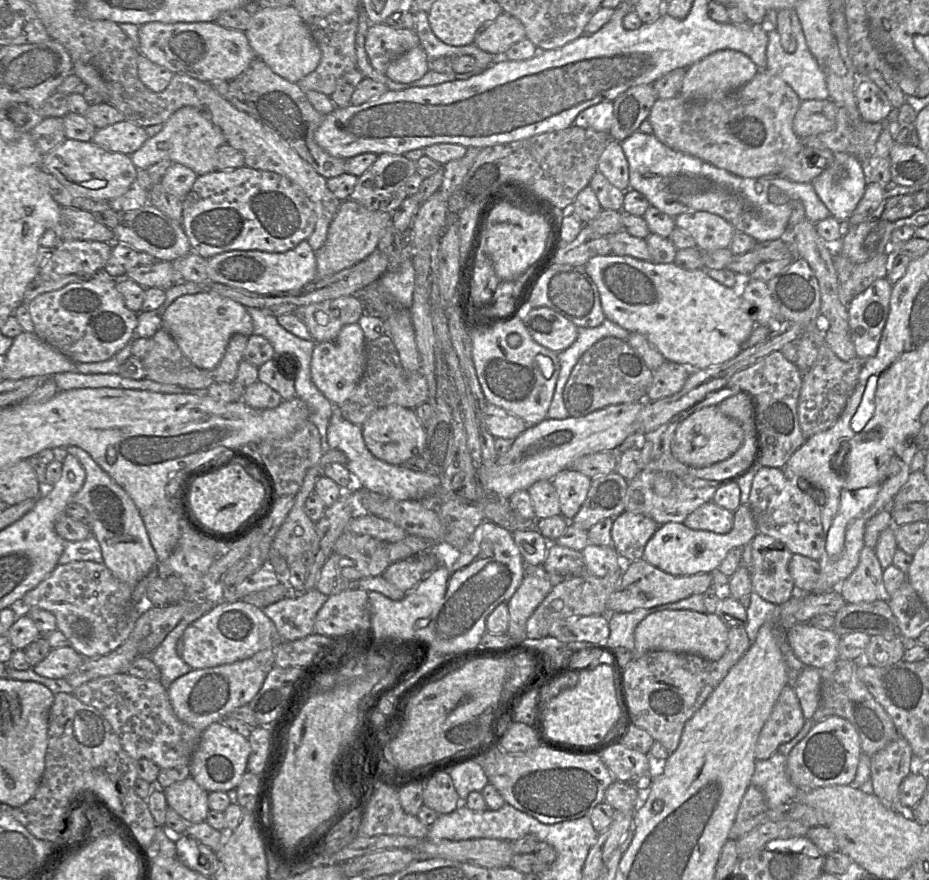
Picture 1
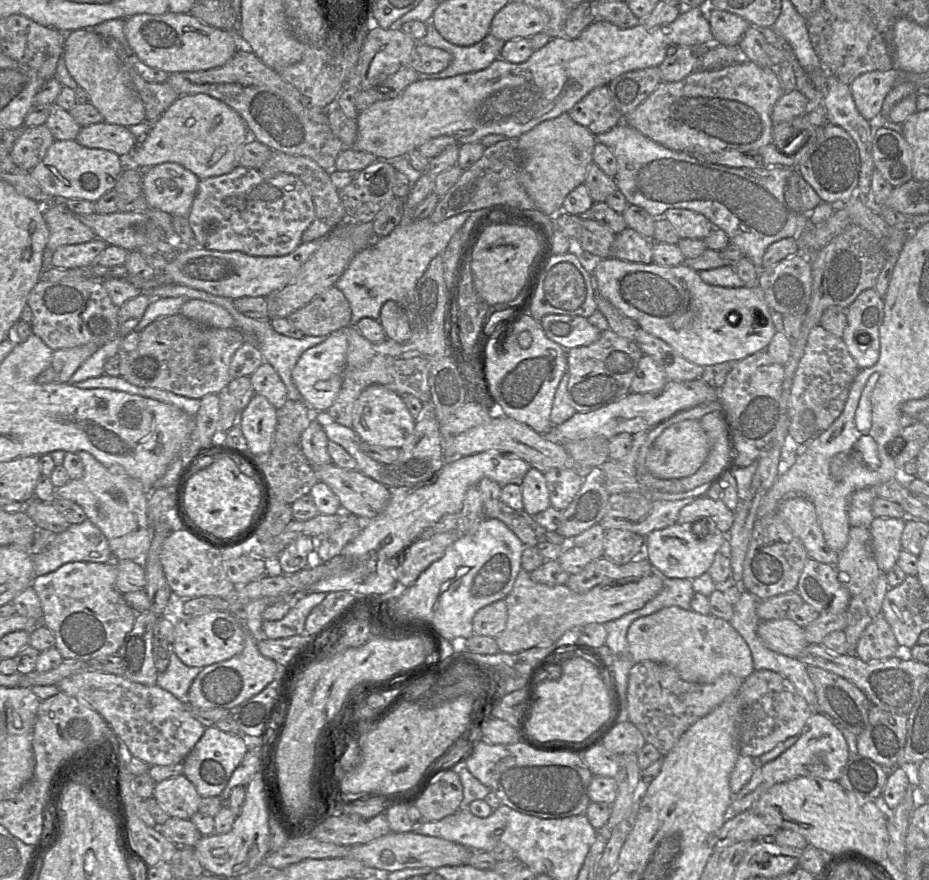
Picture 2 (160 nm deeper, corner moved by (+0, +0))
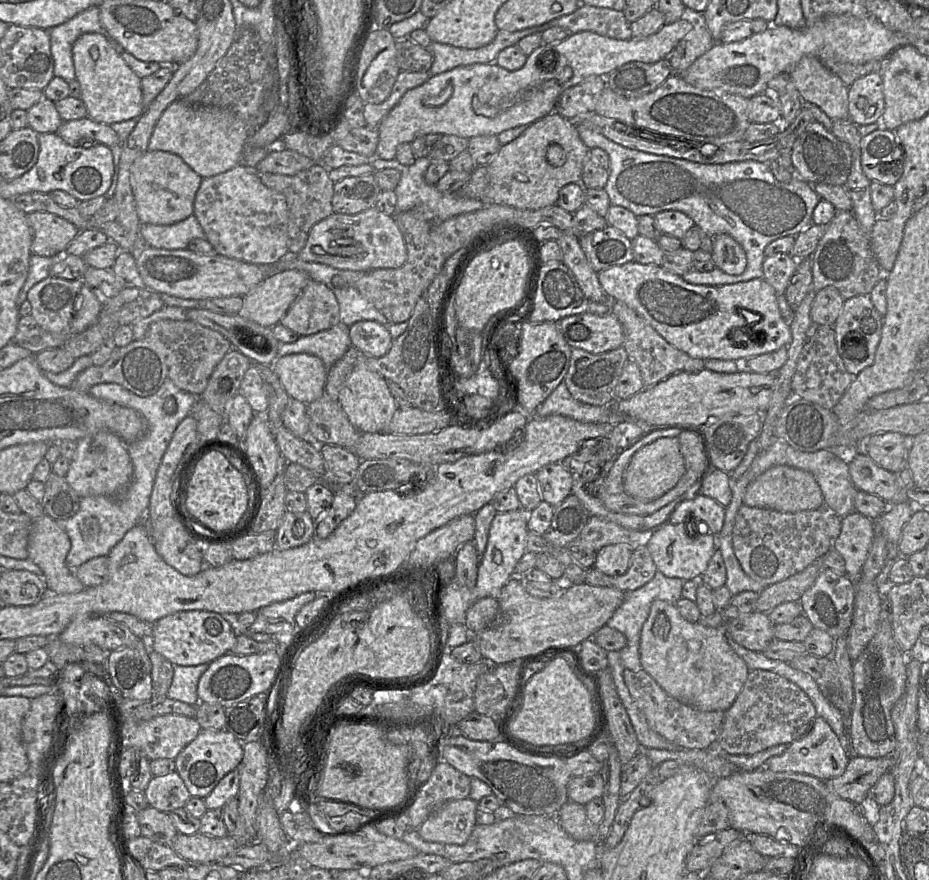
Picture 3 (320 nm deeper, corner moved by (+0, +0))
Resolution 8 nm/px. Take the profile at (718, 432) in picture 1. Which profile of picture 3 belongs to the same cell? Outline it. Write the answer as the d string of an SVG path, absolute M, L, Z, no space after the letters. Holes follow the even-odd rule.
M662 437L639 449L631 458L623 474L625 492L641 501L661 497L672 489L685 473L685 461L677 437Z

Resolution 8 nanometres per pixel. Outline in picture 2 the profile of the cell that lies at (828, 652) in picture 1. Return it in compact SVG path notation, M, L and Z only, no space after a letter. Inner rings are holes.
M786 618L761 621L757 634L769 649L791 658L797 658L809 645L804 628Z

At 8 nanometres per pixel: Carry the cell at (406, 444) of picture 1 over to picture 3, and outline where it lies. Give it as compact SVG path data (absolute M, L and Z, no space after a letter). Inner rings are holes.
M355 368L346 380L338 402L352 425L360 432L387 432L395 412L399 408L388 381L378 372L368 368Z

